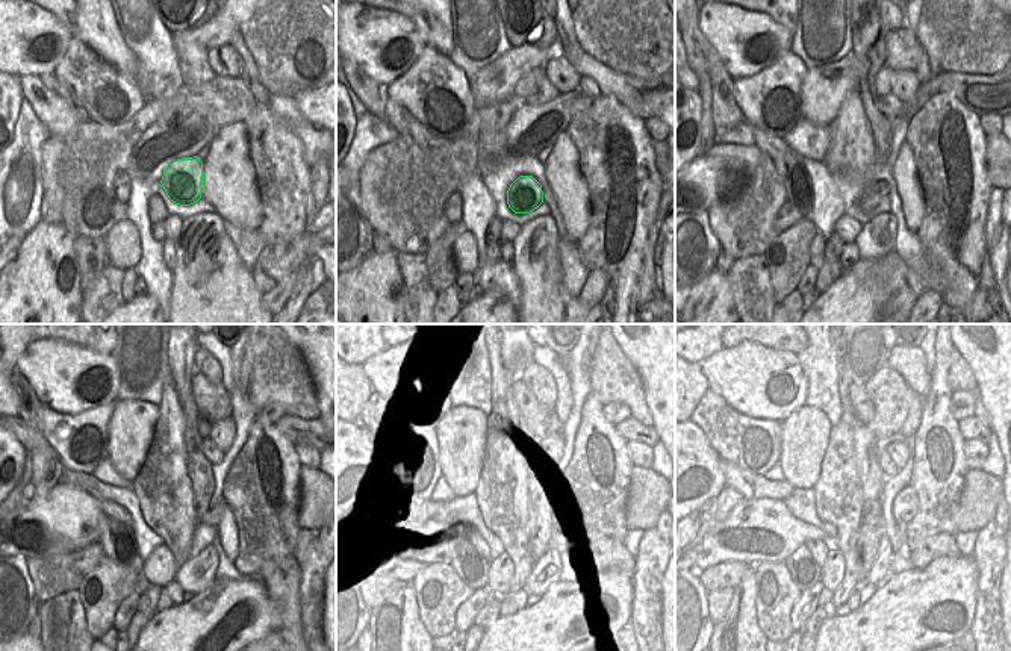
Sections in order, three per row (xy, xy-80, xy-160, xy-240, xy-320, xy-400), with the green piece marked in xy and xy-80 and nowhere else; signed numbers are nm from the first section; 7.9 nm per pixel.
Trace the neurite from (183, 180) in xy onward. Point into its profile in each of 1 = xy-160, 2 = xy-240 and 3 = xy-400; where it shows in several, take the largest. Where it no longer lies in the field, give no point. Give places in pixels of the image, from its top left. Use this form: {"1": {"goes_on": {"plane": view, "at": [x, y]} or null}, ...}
{"1": {"goes_on": {"plane": "xy-160", "at": [872, 194]}}, "2": {"goes_on": {"plane": "xy-240", "at": [214, 518]}}, "3": {"goes_on": {"plane": "xy-400", "at": [905, 504]}}}

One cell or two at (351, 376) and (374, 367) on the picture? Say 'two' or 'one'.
two

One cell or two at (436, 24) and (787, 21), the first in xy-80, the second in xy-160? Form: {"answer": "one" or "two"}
{"answer": "one"}

